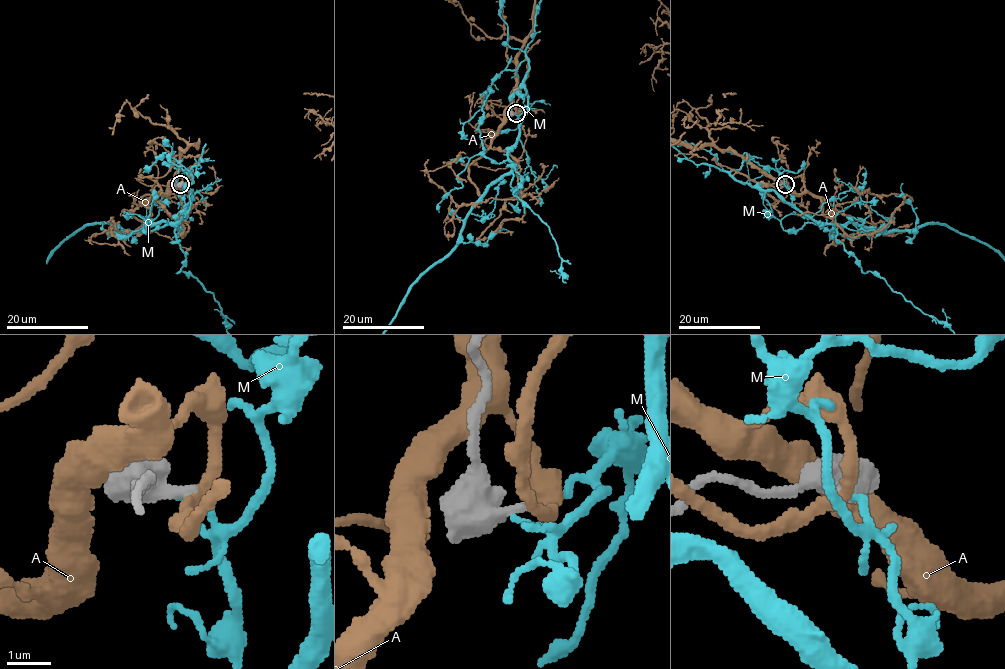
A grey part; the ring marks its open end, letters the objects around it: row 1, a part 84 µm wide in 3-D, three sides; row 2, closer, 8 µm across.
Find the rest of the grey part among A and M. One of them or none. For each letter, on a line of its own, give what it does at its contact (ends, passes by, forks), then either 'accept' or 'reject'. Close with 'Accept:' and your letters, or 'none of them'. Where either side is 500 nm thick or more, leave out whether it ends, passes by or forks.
A: it passes by; reject
M: reject
Accept: none of them

